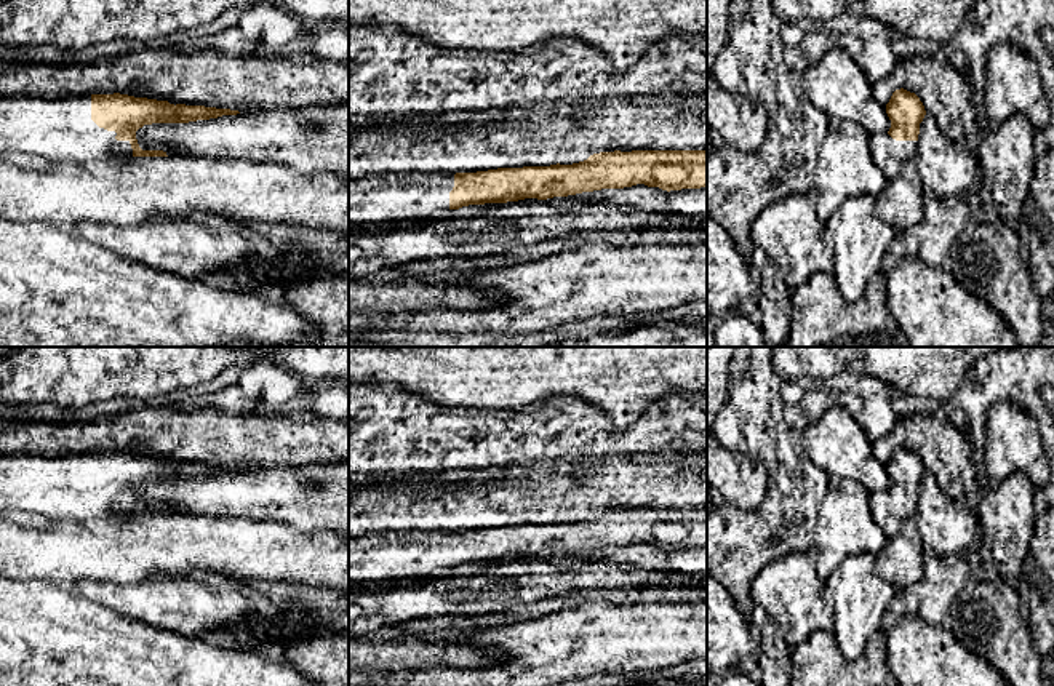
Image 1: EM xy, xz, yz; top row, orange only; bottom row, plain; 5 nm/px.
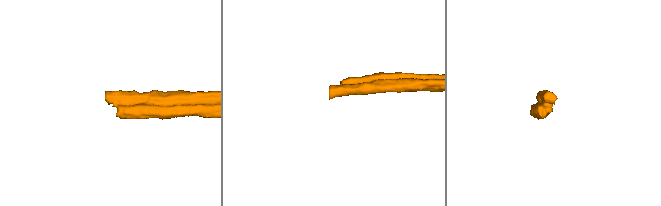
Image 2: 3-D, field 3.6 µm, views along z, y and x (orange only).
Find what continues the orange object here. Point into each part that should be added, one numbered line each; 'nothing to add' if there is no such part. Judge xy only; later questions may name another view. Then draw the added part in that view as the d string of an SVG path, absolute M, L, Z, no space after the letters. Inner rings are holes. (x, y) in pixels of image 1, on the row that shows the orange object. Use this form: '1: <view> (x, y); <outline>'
1: xy (55, 128); M0 94L0 154L19 152L50 162L75 163L120 160L123 155L133 155L130 141L117 141L115 136L115 131L99 128L91 120L91 94L62 98Z

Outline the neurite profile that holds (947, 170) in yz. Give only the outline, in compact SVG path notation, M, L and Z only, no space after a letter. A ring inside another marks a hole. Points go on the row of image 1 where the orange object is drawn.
M929 114L920 123L915 162L924 195L937 198L963 197L980 170L974 147L952 142Z

